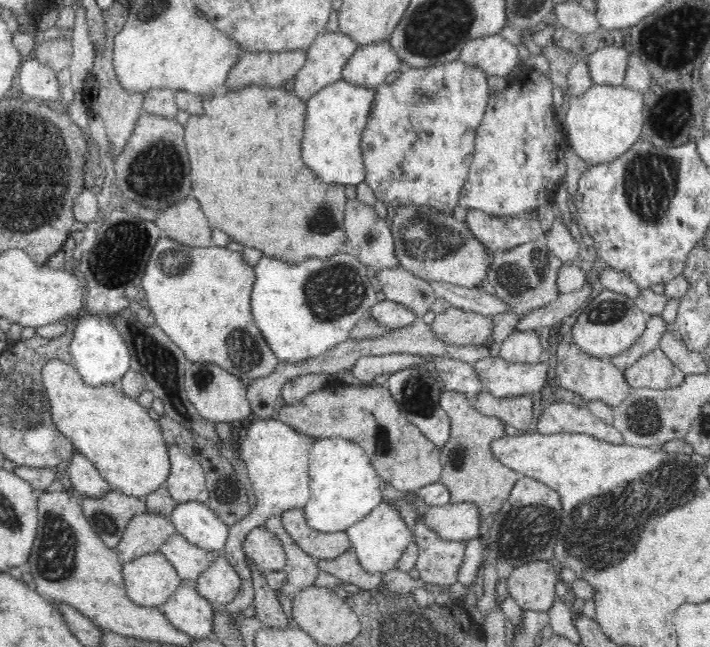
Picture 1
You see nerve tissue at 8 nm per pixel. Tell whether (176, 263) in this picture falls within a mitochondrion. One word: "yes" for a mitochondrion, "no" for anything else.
yes

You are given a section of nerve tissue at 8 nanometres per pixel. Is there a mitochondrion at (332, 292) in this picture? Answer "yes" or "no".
yes

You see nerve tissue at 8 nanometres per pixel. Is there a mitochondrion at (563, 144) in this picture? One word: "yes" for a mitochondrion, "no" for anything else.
no

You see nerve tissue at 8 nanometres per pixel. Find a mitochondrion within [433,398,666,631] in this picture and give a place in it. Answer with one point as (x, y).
(536, 521)

